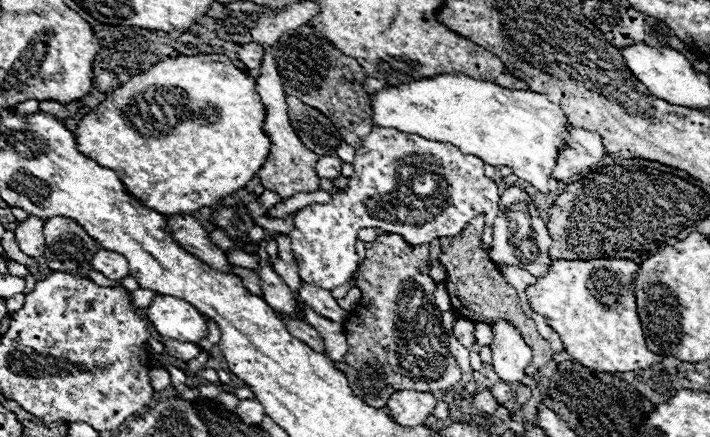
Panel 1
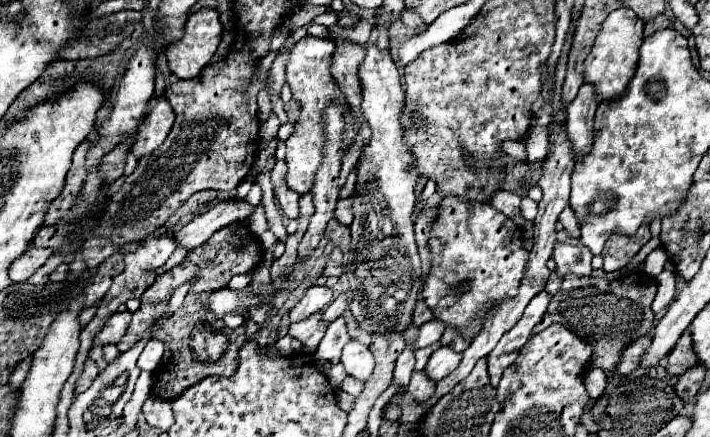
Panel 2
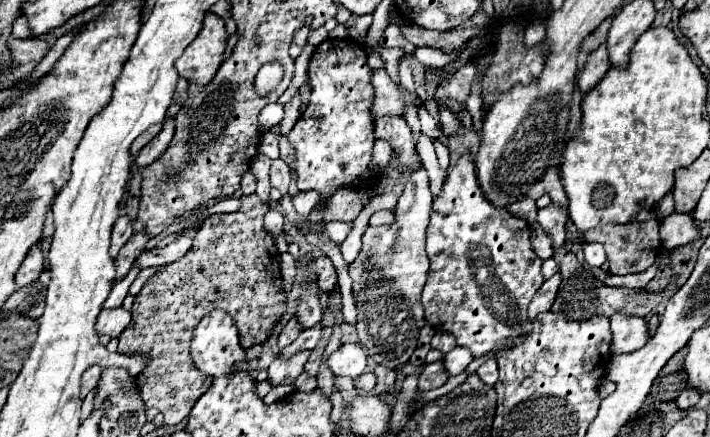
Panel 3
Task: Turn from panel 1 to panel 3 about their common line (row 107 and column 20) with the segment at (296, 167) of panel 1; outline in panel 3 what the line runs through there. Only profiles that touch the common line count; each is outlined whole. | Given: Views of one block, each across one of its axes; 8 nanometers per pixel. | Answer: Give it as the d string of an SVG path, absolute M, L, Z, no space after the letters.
M34 244L28 252L28 256L24 258L24 262L20 264L18 272L16 272L16 286L26 286L30 284L32 280L38 280L38 276L42 274L44 270L44 256L42 256L42 250L38 244Z

